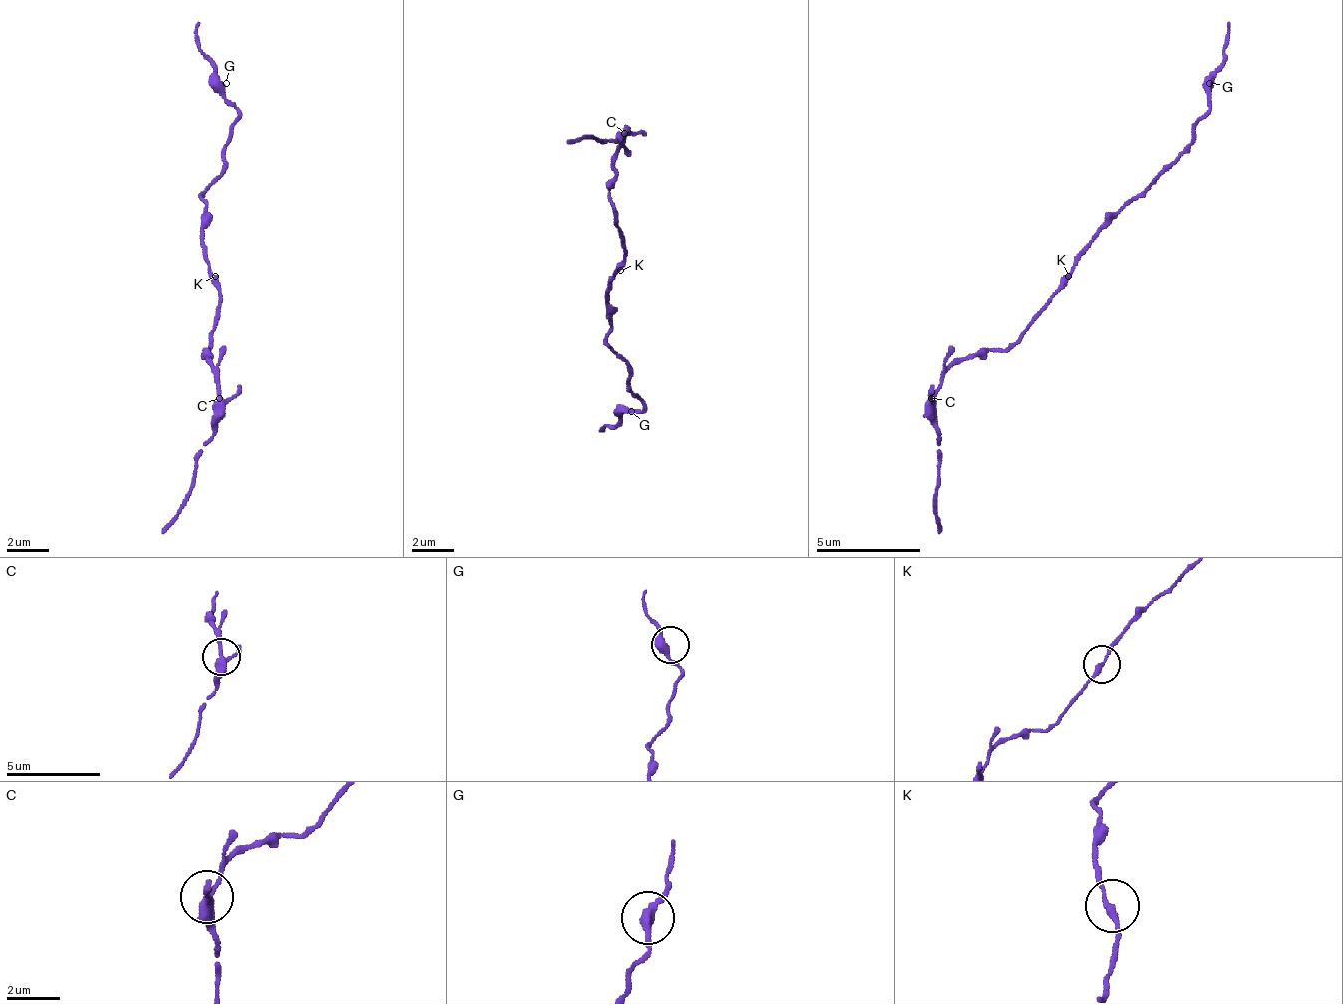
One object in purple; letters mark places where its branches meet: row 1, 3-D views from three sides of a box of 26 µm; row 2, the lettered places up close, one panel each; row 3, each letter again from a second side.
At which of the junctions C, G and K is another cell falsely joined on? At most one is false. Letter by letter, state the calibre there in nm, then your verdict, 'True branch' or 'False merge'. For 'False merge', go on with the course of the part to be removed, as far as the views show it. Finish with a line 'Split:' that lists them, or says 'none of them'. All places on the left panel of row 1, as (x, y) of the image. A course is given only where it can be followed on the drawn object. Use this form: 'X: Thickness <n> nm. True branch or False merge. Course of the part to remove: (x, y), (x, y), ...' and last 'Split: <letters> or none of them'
C: Thickness 280 nm. False merge. Course of the part to remove: (221, 396), (189, 501), (163, 532)
G: Thickness 320 nm. True branch
K: Thickness 200 nm. True branch
Split: C

